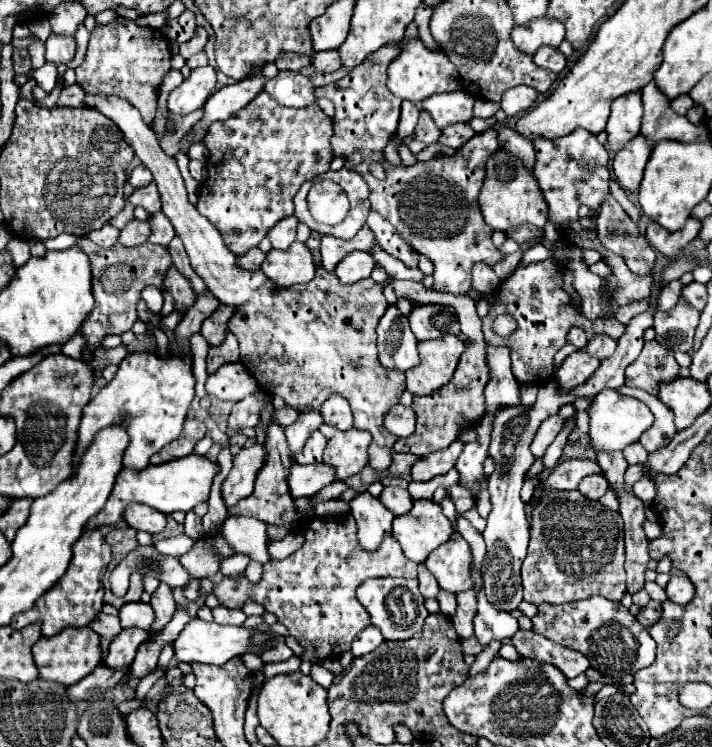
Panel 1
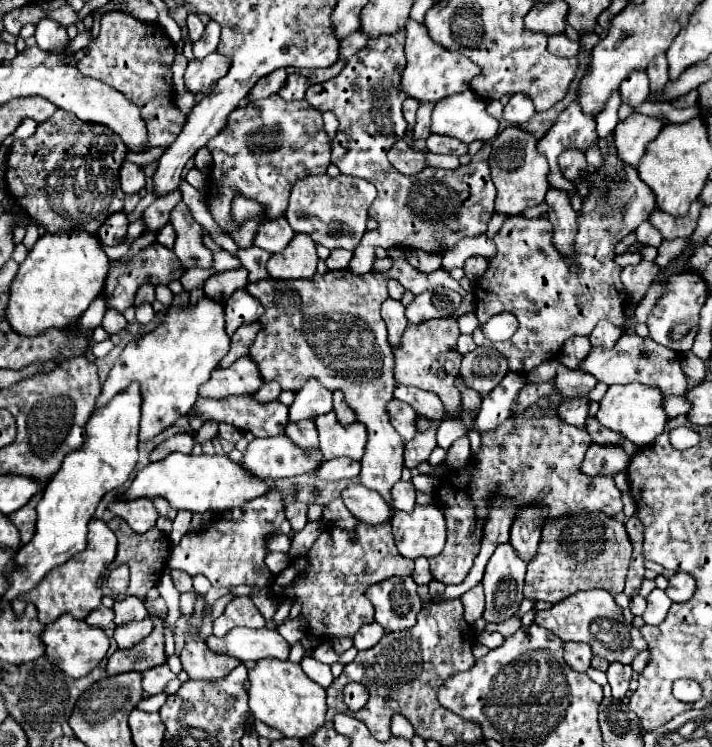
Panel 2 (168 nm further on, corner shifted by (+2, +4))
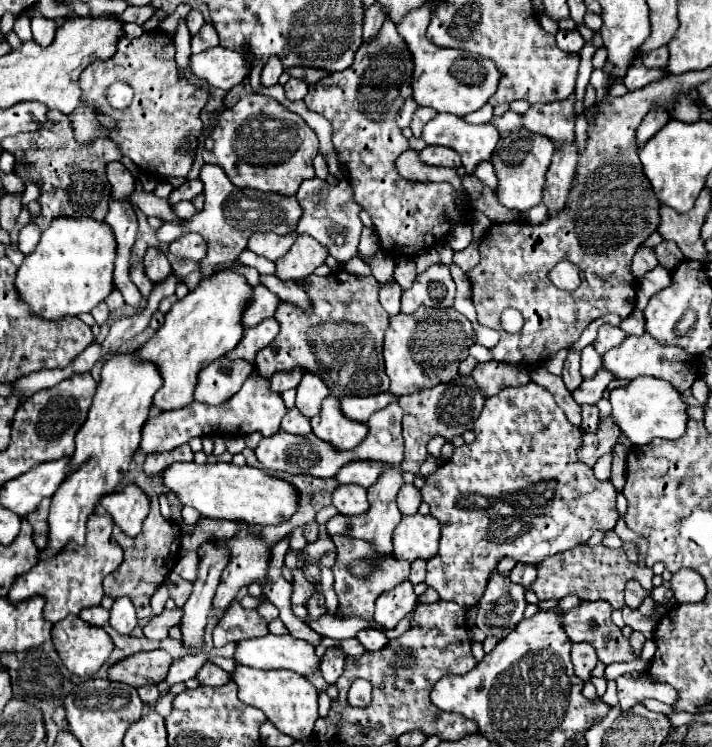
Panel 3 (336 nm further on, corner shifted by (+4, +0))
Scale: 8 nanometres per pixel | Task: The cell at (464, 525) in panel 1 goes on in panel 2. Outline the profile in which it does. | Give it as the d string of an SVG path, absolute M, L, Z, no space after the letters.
M482 583L475 585L473 589L469 589L467 593L463 593L459 599L461 599L463 609L465 609L465 613L463 613L463 615L465 615L465 621L467 621L469 625L473 625L473 623L483 615L485 608L485 597Z

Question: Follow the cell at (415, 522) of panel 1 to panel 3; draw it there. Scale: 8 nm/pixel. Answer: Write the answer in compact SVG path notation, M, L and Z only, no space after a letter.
M405 515L393 531L395 557L405 561L431 559L439 545L439 521L431 515Z

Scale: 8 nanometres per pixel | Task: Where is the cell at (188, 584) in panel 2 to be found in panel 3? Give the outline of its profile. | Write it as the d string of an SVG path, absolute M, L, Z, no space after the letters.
M171 573L165 581L167 589L169 589L169 595L171 599L175 601L177 607L183 607L187 603L187 597L191 595L191 581L185 581L181 579L177 573Z

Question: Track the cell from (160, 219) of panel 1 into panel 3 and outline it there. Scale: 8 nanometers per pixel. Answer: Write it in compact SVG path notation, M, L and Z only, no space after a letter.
M187 233L187 237L179 237L171 243L171 253L181 259L193 259L201 261L207 255L207 243L197 233Z

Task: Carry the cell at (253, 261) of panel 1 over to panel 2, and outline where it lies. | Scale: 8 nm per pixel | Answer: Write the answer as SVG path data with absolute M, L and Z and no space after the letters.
M245 267L229 269L223 273L213 273L203 285L205 297L225 303L233 291L243 289L247 285L247 275L249 275L249 271Z

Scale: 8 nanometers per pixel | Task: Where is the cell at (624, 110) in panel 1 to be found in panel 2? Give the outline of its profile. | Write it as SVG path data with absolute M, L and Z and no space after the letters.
M631 73L619 87L619 95L623 103L629 103L629 107L639 107L649 97L649 81L645 73Z

